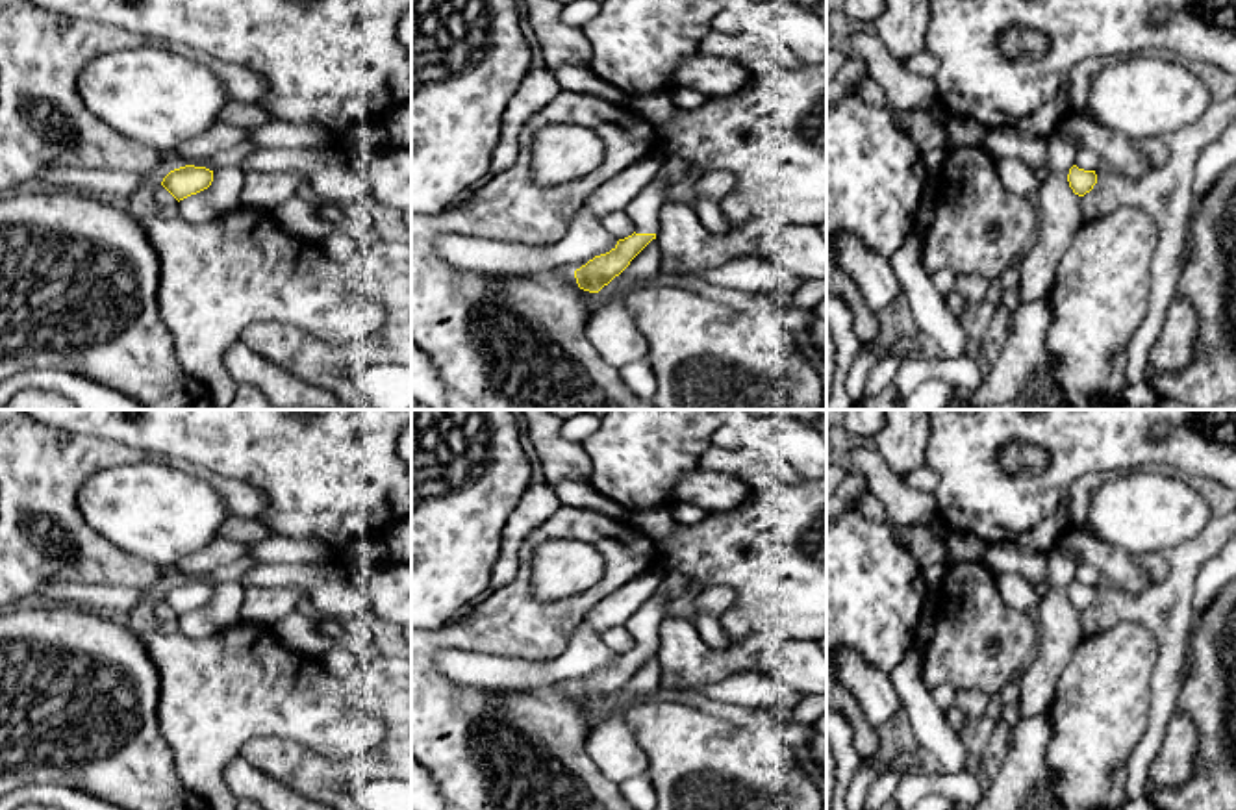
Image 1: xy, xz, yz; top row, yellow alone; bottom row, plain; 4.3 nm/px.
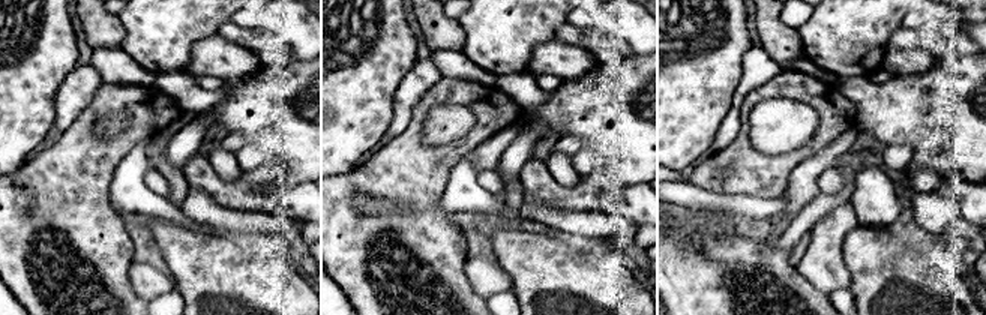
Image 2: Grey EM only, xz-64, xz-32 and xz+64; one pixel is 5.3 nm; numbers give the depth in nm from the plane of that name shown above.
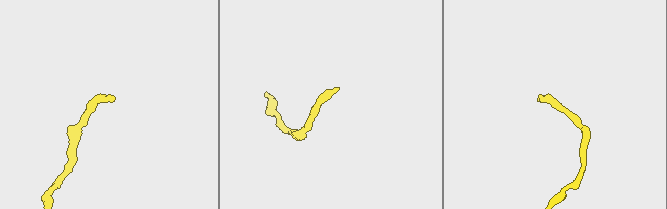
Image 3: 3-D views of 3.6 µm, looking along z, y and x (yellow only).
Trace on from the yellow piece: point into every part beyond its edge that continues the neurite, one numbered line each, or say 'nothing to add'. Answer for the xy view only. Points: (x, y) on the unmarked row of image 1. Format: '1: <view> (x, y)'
nothing to add

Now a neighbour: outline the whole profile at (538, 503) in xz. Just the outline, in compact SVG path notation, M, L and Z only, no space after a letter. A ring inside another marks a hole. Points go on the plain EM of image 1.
M530 482L515 510L504 525L500 538L500 556L491 571L489 591L508 586L519 573L519 549L545 521L560 510L550 484Z

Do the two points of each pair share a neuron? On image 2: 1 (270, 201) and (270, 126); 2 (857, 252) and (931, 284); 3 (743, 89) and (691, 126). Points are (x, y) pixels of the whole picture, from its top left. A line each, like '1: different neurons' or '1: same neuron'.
1: different neurons
2: same neuron
3: different neurons

